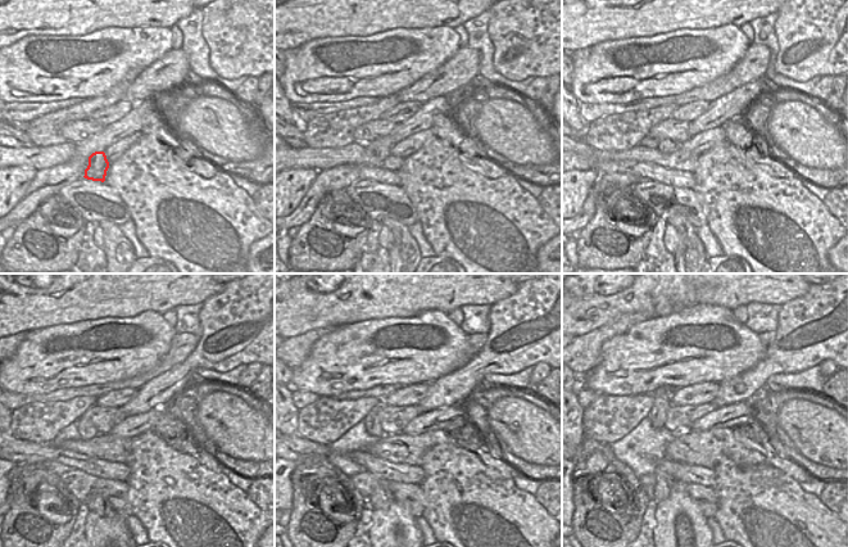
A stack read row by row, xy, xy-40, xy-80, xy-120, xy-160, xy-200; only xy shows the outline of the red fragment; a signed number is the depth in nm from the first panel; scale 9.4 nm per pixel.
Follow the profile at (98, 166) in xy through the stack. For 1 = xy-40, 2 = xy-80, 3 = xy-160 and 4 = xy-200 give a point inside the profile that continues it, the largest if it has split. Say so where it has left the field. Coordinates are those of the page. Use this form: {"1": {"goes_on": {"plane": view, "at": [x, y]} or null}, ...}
{"1": {"goes_on": {"plane": "xy-40", "at": [381, 154]}}, "2": {"goes_on": {"plane": "xy-80", "at": [665, 147]}}, "3": {"goes_on": {"plane": "xy-160", "at": [373, 428]}}, "4": {"goes_on": {"plane": "xy-200", "at": [661, 406]}}}

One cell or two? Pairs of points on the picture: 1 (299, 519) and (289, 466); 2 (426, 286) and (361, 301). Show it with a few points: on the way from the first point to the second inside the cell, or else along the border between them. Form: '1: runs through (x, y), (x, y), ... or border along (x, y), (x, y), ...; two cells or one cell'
1: border along (299, 462), (290, 478), (293, 489), (290, 506); two cells
2: runs through (409, 286), (385, 286), (377, 294); one cell

